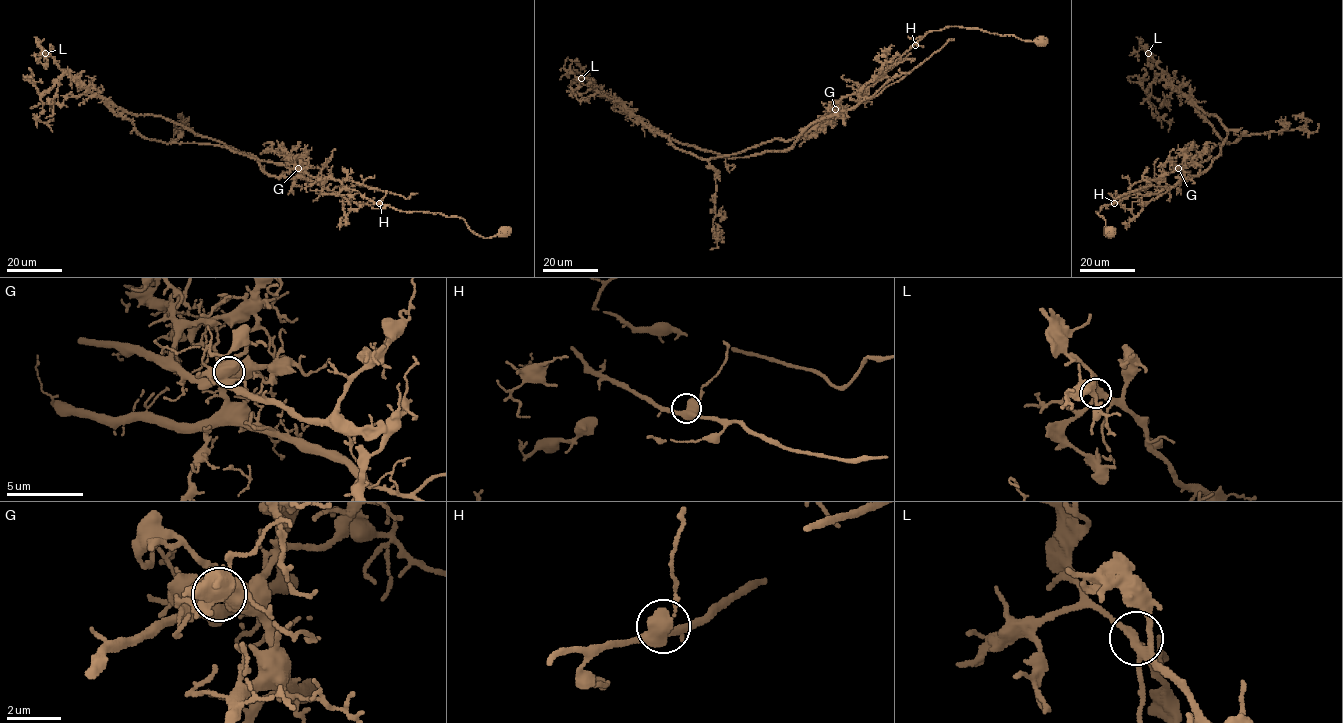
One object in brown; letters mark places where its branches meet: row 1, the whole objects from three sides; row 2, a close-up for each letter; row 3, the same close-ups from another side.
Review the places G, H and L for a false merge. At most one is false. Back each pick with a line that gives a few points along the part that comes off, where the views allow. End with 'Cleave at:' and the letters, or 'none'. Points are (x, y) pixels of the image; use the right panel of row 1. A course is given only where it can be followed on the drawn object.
G: Course of the part to remove: (1178, 168), (1187, 177), (1201, 175), (1228, 131), (1159, 75), (1146, 94), (1160, 117), (1172, 118)
Cleave at: G

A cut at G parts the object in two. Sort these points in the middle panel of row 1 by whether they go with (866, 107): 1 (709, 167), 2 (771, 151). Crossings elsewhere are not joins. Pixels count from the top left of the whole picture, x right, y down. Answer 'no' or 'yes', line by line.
1: yes
2: no

